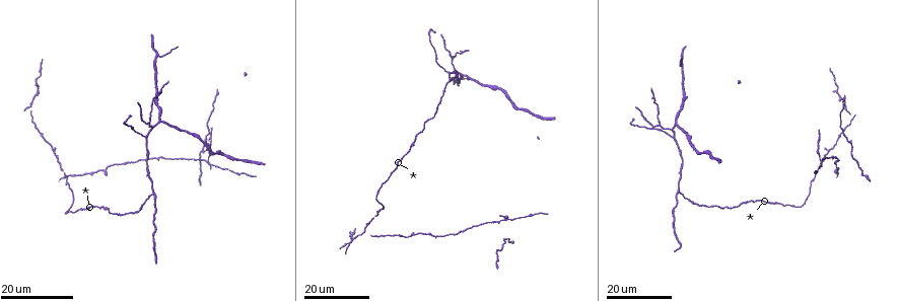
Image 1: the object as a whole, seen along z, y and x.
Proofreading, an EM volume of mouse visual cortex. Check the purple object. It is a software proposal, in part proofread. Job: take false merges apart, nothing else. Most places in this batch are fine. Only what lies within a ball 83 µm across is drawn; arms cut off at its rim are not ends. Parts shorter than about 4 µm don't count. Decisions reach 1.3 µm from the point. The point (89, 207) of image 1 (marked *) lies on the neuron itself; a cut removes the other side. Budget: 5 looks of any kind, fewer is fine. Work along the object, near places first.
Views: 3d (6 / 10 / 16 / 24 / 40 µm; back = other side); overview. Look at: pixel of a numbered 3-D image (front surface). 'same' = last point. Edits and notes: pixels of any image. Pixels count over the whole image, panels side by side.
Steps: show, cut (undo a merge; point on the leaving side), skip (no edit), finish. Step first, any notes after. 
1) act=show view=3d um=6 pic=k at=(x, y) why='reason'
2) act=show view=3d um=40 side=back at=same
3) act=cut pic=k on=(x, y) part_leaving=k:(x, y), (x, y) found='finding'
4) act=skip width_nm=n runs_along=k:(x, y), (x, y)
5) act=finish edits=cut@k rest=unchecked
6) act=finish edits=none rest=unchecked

act=show view=3d um=16 pic=1 at=(146, 135) why='three-way junction'

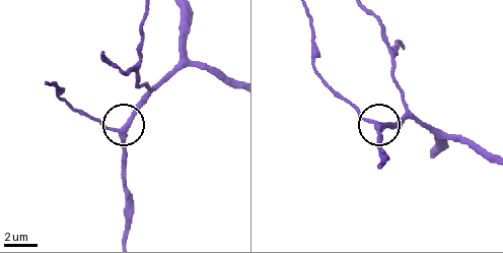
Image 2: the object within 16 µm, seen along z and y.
act=show view=3d um=6 pic=2 at=(378, 126)

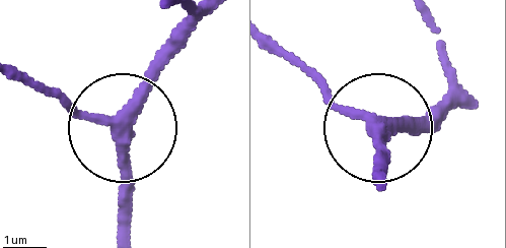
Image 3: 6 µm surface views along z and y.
act=skip side_arm_um=20 runs_along=3:(381, 185), (378, 130), (277, 43) found='continuous, no second neuron'

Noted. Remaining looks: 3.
act=show view=3d um=16 pic=1 at=(451, 56) why='three-way junction'

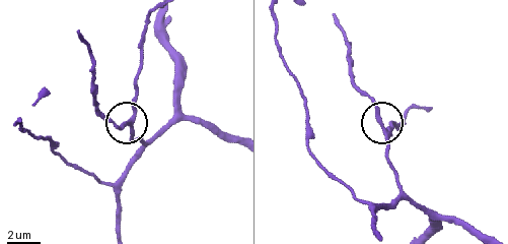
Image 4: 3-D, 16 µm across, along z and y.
act=show view=3d um=10 pic=4 at=(135, 117)

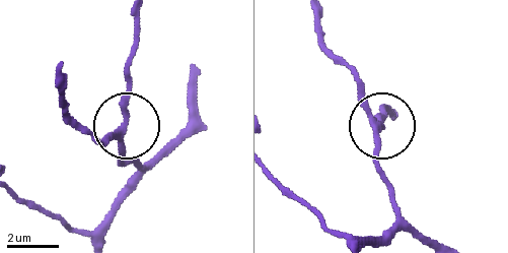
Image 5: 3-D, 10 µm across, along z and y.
act=skip width_nm=230 runs_along=5:(382, 236), (394, 209), (375, 156), (377, 124), (351, 73) found='all the same neuron'

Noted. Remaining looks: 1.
act=finish edits=none rest=unchecked

